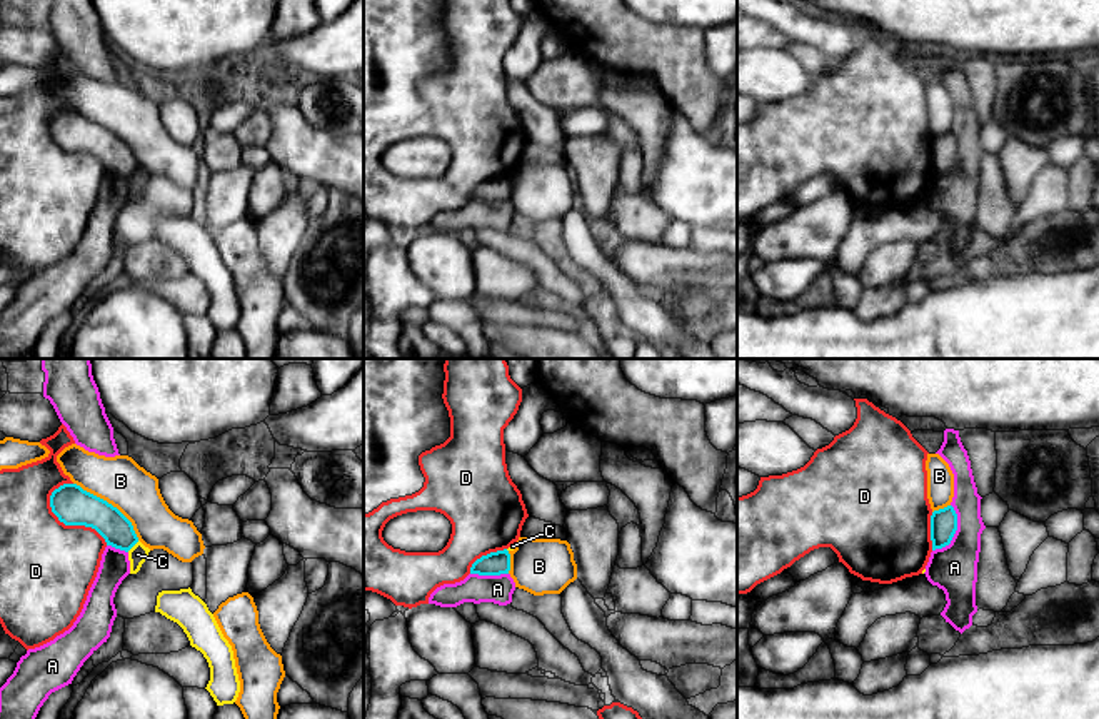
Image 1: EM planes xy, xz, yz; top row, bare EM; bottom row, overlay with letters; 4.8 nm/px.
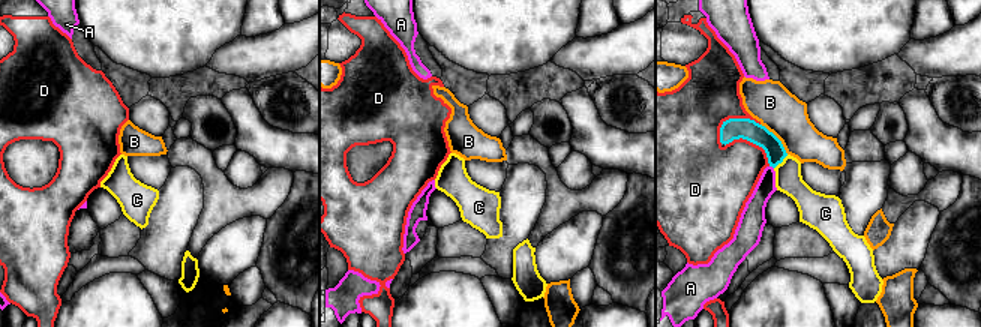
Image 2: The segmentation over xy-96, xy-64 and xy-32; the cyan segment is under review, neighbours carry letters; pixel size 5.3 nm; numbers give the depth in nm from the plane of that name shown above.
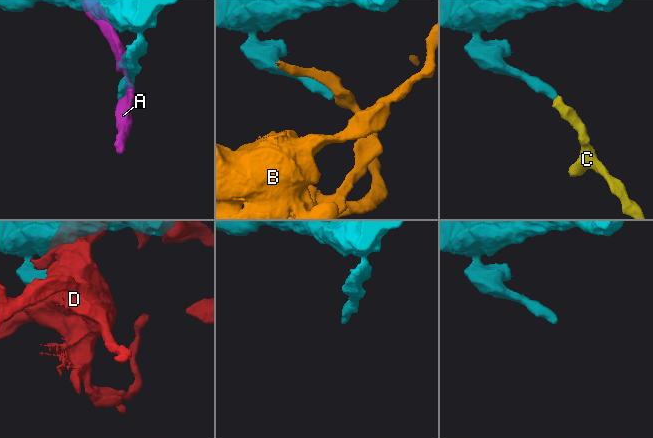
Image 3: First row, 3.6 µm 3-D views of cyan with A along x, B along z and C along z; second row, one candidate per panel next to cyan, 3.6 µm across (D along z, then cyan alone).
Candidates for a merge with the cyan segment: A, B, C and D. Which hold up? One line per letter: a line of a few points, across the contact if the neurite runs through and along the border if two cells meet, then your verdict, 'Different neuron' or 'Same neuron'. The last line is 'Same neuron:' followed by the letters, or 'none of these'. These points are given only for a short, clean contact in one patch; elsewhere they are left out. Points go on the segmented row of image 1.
A: Different neuron
B: Different neuron
C: Line: xy (139, 541), (127, 551). Different neuron
D: Different neuron
Same neuron: none of these

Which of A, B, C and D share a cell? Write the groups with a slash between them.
A / B / C / D

